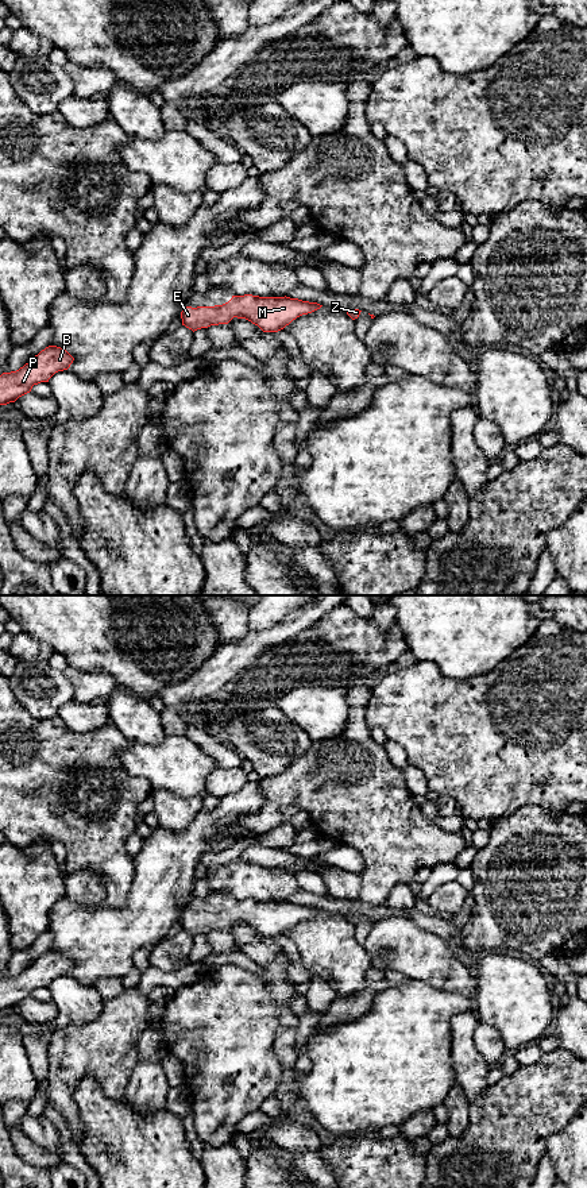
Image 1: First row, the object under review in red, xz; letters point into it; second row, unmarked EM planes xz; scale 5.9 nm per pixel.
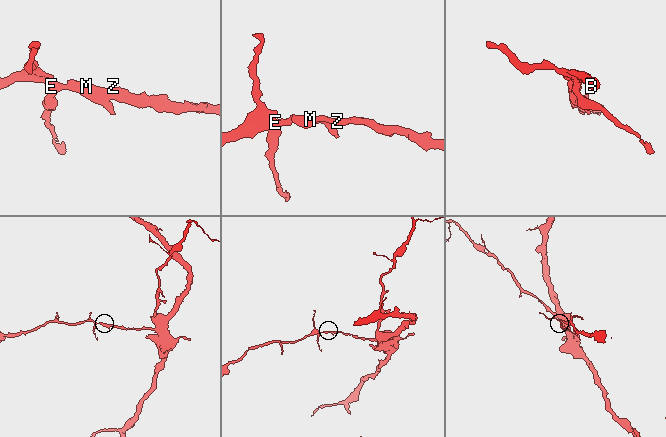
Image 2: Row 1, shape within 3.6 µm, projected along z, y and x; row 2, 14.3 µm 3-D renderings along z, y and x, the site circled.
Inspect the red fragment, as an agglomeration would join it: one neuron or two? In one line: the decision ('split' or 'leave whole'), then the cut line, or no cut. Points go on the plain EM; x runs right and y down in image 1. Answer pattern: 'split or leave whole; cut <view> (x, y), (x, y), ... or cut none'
leave whole; cut none

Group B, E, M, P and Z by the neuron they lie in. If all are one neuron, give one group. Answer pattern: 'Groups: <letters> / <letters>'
Groups: B E M P Z

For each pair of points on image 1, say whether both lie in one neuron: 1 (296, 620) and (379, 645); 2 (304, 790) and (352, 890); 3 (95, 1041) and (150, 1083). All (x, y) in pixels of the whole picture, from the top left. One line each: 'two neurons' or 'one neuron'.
1: two neurons
2: two neurons
3: two neurons

